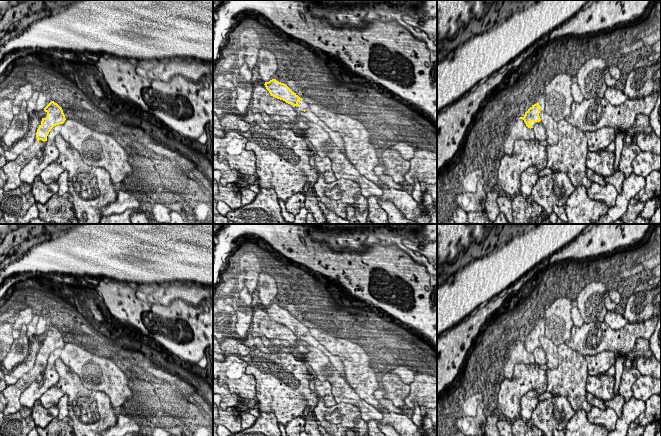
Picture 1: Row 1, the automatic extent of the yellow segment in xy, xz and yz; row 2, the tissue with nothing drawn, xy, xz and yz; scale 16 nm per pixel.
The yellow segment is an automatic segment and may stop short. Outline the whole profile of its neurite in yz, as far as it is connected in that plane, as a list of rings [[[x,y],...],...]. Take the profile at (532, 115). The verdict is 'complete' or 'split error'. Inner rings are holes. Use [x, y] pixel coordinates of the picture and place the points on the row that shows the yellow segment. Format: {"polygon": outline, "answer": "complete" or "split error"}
{"polygon": [[[538,99],[534,105],[532,105],[526,112],[523,117],[520,117],[519,119],[523,119],[526,126],[528,128],[533,128],[533,126],[530,124],[531,122],[540,122],[540,116],[539,113],[541,111],[544,111],[544,101],[541,99]]], "answer": "split error"}

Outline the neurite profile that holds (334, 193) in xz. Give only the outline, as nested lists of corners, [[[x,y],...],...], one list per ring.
[[[334,186],[331,189],[325,189],[325,195],[332,200],[339,200],[341,198],[342,191],[339,189],[338,186]]]

